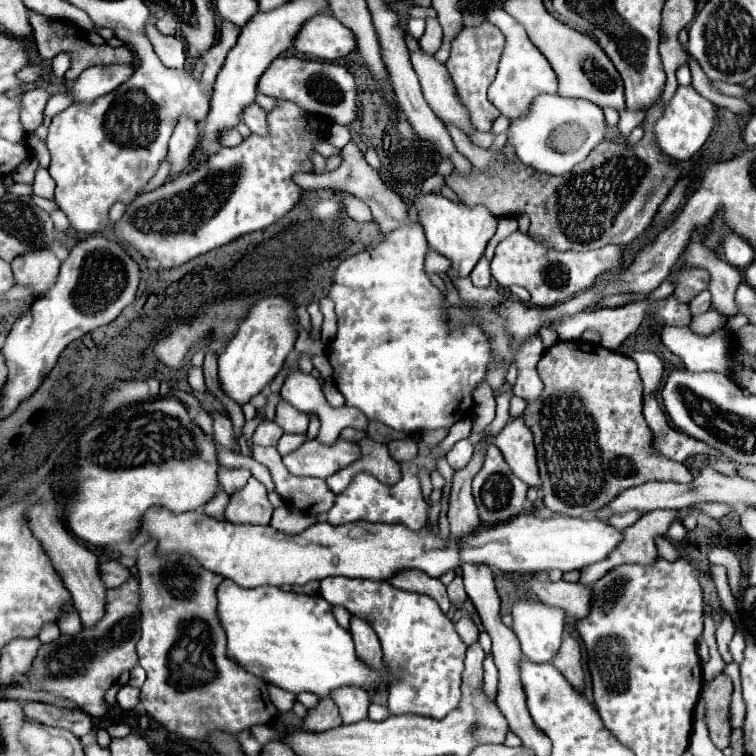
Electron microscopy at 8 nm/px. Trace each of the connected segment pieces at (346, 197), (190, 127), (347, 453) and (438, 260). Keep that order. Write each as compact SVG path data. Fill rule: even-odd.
M339 189L337 193L341 195L343 207L345 207L345 211L347 211L347 215L349 215L351 219L355 219L355 221L359 221L359 223L371 223L371 221L373 221L371 209L369 209L361 199L353 197L351 193L347 193L347 191L343 191L343 189Z
M181 115L179 123L169 141L169 161L171 161L171 175L185 171L191 163L191 155L199 141L199 127L193 123L189 115Z
M339 437L333 445L323 445L319 439L309 439L297 451L285 455L283 463L293 475L327 479L357 461L357 457L361 457L359 445L345 441L343 437Z
M429 249L427 257L425 257L425 269L427 269L429 273L447 273L449 261L447 261L443 255L439 255L439 253L435 253L435 251Z

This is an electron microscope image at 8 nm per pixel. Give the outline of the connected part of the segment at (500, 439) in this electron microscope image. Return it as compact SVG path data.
M513 417L509 423L495 435L493 443L503 453L511 471L531 487L539 487L539 471L535 463L533 433L523 423L523 417Z

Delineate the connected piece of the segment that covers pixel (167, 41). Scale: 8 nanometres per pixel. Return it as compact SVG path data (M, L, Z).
M153 23L147 25L147 37L151 39L155 53L159 55L163 65L173 67L173 69L185 69L185 61L187 61L185 47L177 37L169 37L169 35L159 33Z

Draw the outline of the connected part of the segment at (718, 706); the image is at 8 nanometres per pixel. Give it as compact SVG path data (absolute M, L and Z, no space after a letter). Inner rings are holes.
M717 675L711 683L705 683L701 693L707 707L705 719L709 727L709 737L719 749L729 747L731 741L731 725L729 725L731 693L733 693L733 683L727 675Z

